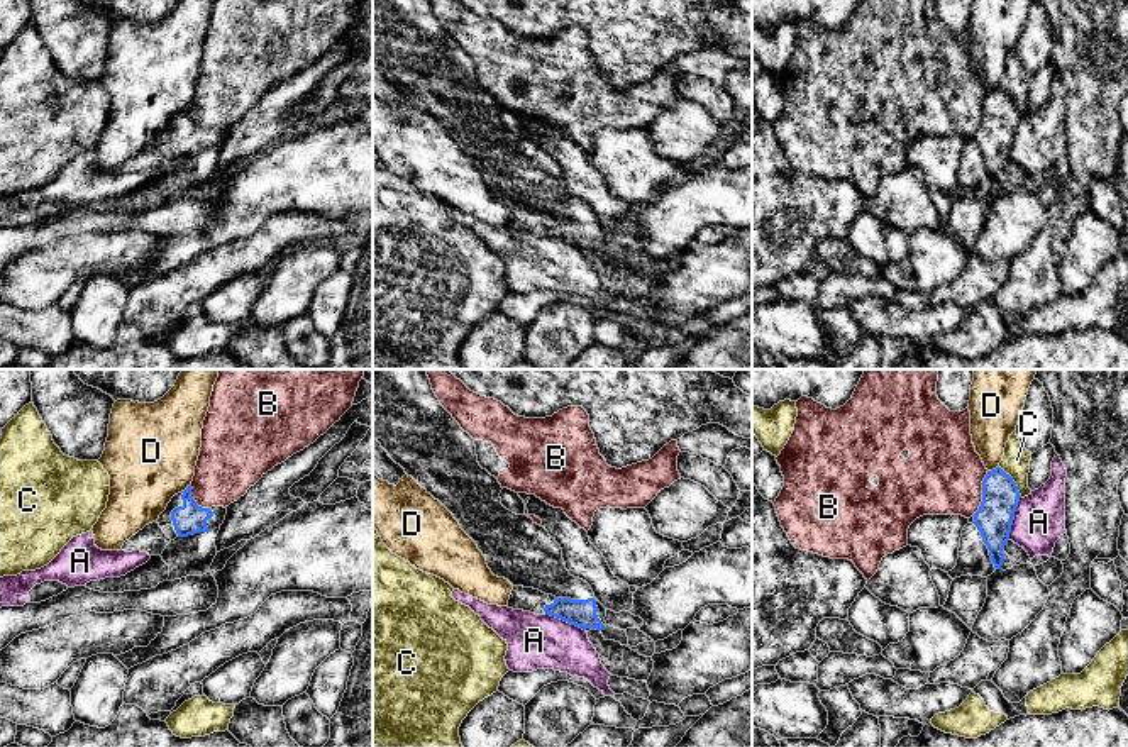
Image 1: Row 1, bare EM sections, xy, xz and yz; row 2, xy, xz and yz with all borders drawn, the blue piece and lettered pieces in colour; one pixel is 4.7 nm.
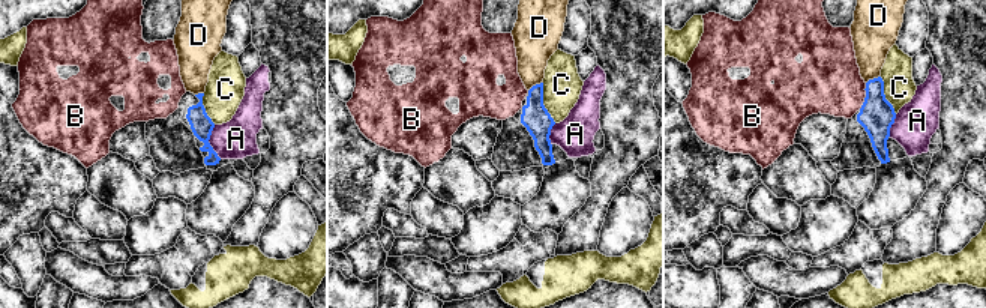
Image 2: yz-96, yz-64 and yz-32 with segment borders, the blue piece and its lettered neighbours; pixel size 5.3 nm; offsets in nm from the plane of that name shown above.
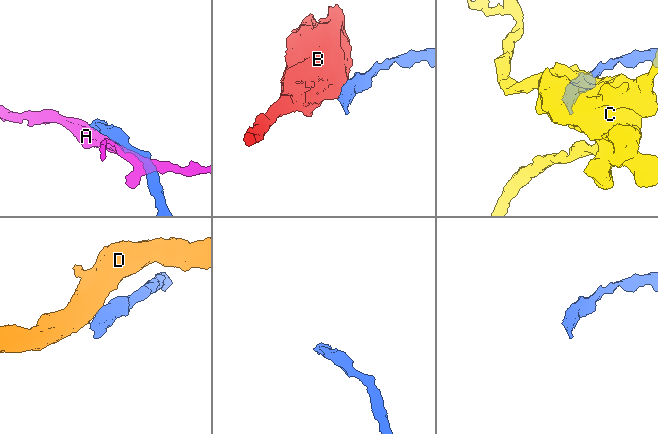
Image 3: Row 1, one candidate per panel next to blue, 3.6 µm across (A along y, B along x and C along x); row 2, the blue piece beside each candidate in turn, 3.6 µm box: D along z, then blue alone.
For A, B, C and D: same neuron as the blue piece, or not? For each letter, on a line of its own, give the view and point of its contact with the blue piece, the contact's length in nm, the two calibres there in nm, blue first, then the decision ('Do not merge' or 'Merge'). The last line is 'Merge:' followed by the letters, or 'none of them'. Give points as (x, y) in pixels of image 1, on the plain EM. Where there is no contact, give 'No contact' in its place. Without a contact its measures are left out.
A: Touches blue at yz (1013, 139). Shared border 220 nm. Thickness 180 nm (blue) against 240 nm. Do not merge
B: Touches blue at yz (983, 114). Shared border 220 nm. Thickness 180 nm (blue) against 380 nm. Do not merge
C: Touches blue at yz (1013, 102). Shared border 190 nm. Thickness 180 nm (blue) against 130 nm. Do not merge
D: Touches blue at yz (993, 90). Shared border 60 nm. Thickness 180 nm (blue) against 220 nm. Do not merge
Merge: none of them

